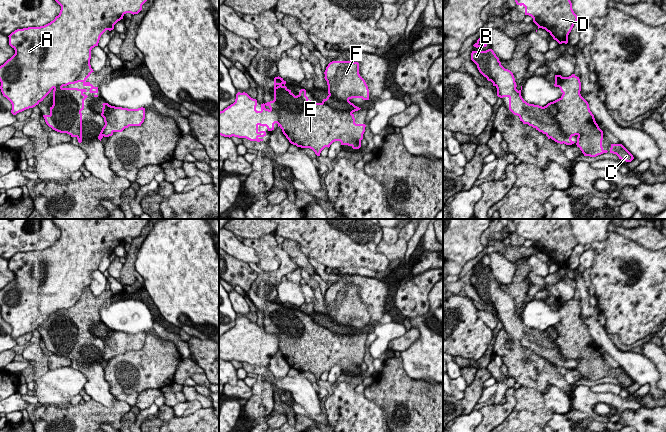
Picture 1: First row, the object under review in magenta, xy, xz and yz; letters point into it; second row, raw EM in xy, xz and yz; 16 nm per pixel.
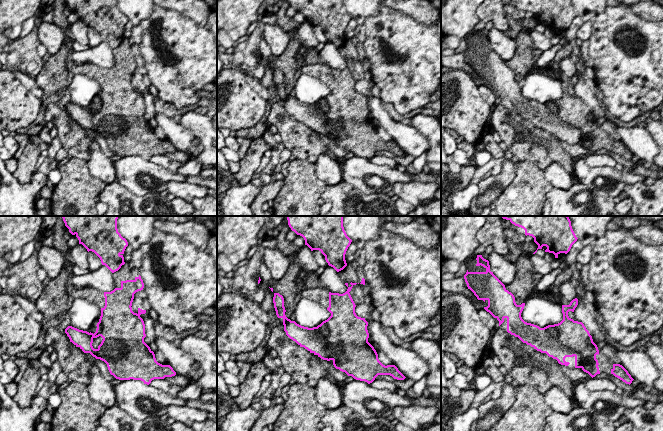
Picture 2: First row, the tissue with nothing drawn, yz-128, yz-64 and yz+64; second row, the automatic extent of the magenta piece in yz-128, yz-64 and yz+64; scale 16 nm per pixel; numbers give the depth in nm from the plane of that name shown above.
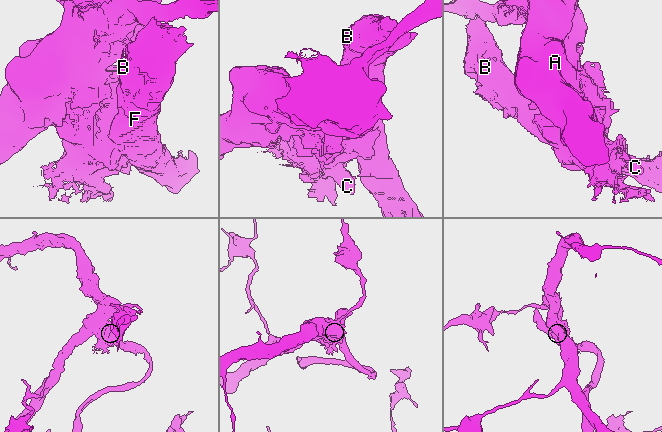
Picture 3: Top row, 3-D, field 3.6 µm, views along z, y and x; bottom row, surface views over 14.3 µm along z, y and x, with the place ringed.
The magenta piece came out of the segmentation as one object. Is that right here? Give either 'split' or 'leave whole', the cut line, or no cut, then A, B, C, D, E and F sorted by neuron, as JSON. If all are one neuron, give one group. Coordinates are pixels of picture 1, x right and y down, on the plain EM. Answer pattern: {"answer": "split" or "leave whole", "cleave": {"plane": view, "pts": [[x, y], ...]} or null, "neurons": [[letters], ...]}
{"answer": "split", "cleave": {"plane": "yz", "pts": [[546, 329], [558, 352], [572, 359]]}, "neurons": [["A", "C", "D", "E"], ["B", "F"]]}

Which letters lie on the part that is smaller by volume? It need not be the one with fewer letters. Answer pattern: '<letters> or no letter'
B, F

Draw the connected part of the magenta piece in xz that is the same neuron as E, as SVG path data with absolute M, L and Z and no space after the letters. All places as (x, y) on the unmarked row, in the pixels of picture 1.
M281 301L274 302L274 324L261 328L261 334L257 335L257 324L251 322L247 317L238 316L233 328L219 336L219 359L224 361L246 362L250 365L263 365L265 355L258 355L258 350L266 350L268 355L274 354L274 348L282 353L283 358L289 366L297 371L310 372L317 380L325 371L335 365L341 369L351 370L353 373L361 371L361 364L365 356L365 348L356 348L354 338L344 338L339 334L335 323L328 319L321 327L308 329L306 314L301 313L295 320L286 310L286 305Z

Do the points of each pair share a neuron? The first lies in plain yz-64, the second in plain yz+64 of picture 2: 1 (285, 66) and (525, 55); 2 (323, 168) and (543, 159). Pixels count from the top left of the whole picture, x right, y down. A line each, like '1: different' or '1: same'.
1: same
2: different

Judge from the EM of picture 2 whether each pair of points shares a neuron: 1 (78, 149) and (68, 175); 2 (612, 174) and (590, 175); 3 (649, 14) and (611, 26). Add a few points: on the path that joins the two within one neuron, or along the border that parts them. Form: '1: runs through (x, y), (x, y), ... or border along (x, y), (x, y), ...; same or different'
1: border along (69, 158), (82, 158), (85, 161); different
2: runs through (607, 172), (595, 172); same
3: border along (631, 10), (652, 22); different

